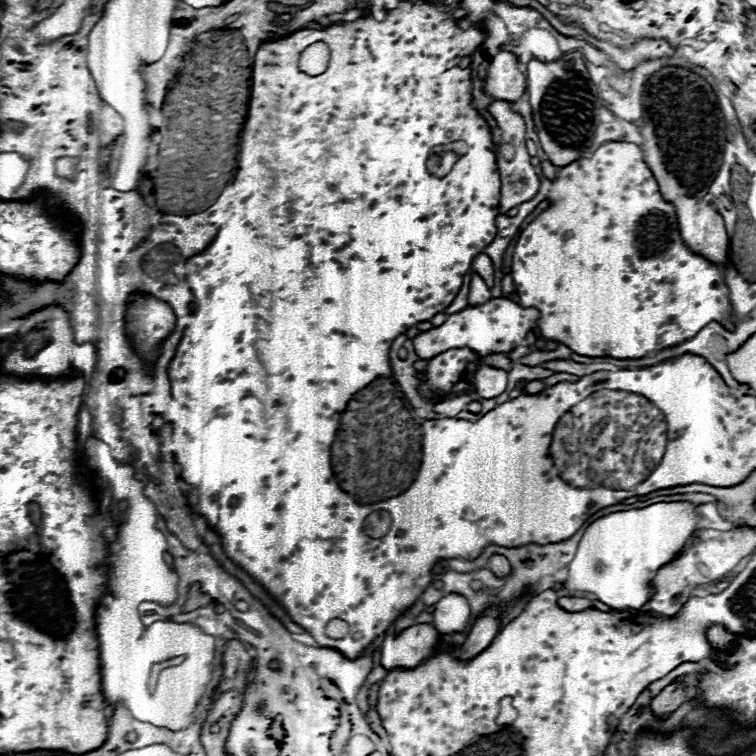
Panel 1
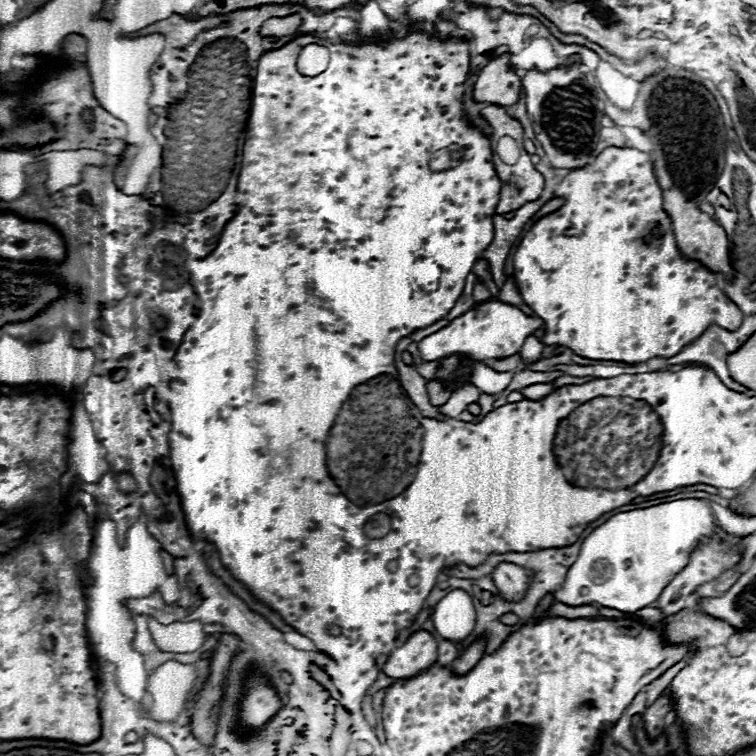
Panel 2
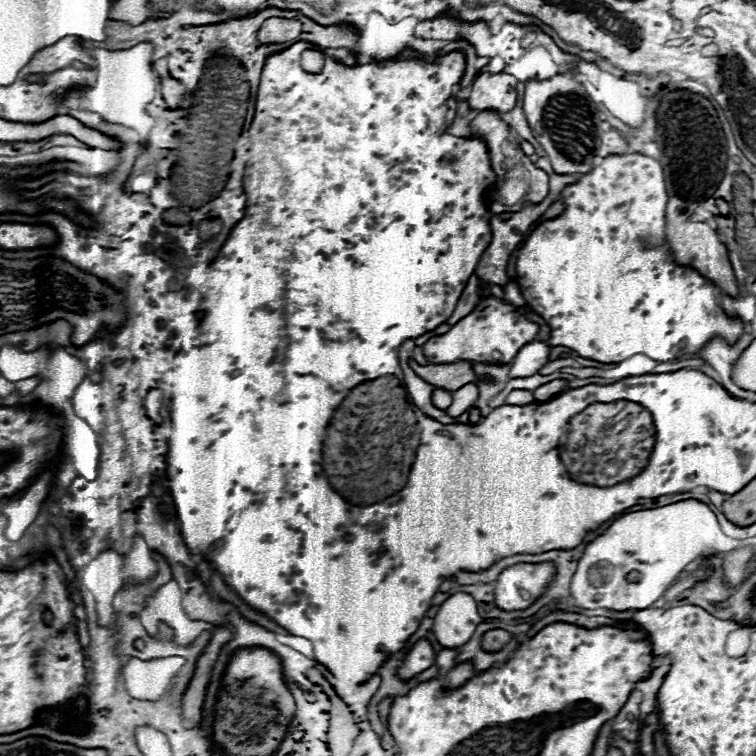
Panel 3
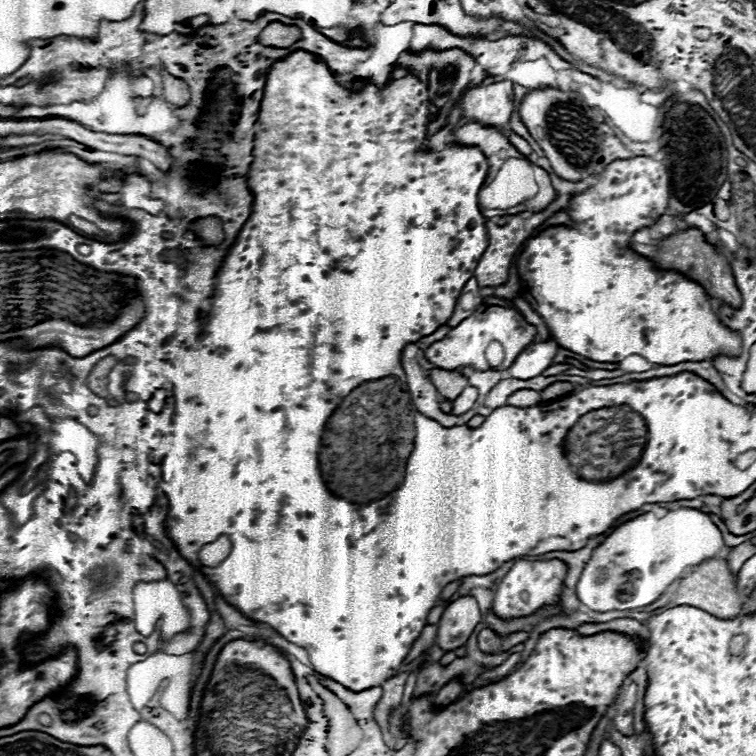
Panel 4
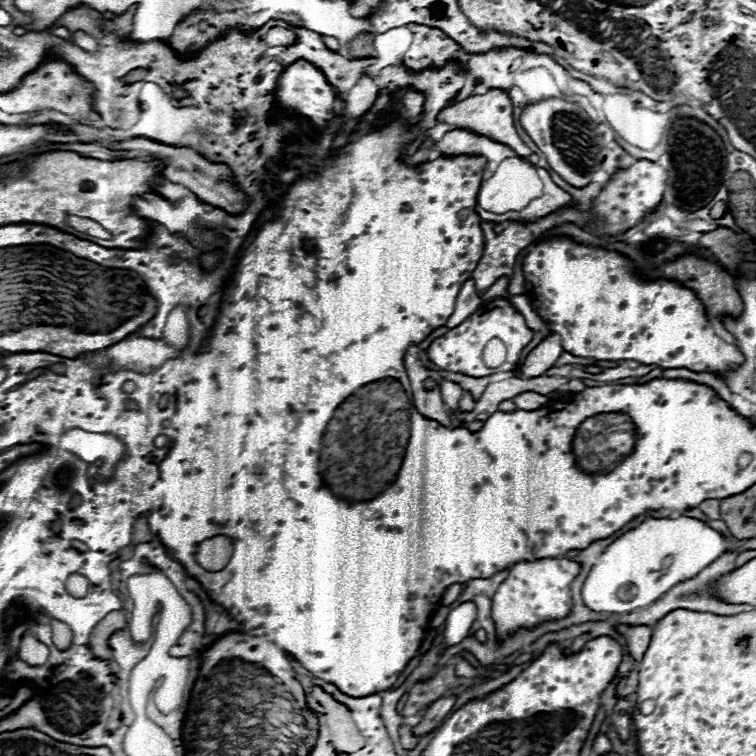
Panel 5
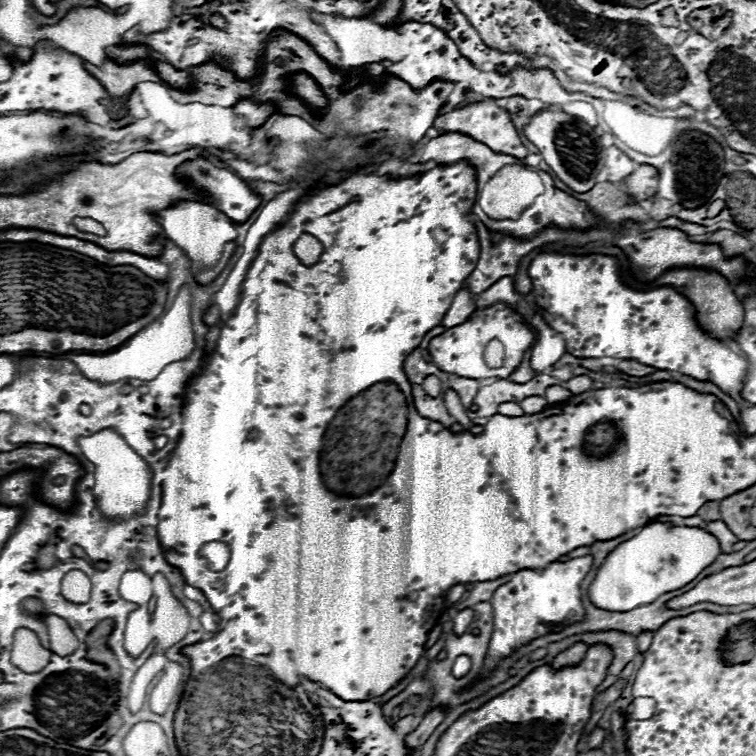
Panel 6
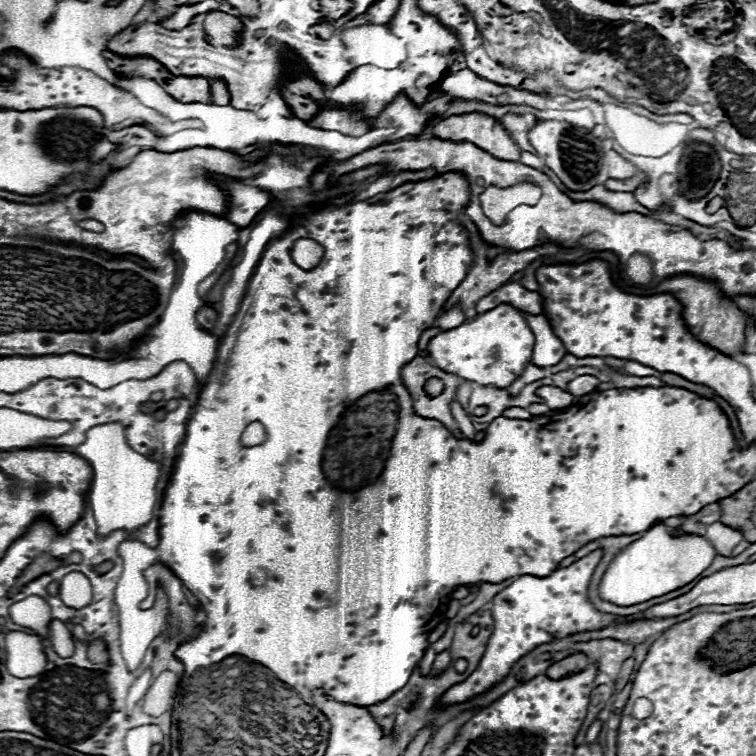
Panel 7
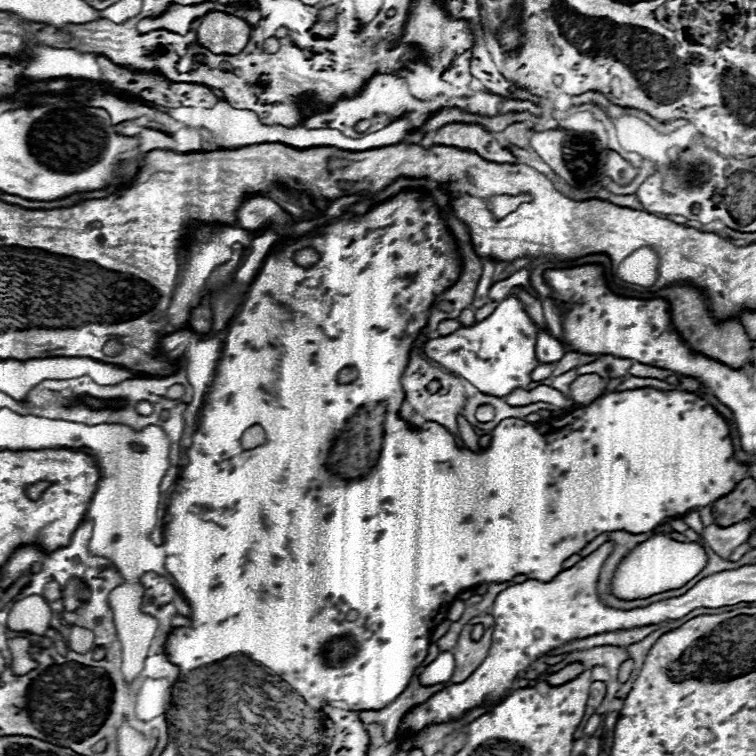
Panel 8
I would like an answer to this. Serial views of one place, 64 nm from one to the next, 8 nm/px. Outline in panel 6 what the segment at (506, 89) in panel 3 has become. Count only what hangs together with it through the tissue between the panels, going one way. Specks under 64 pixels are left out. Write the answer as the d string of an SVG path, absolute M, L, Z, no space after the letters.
M484 100L480 104L472 104L472 106L466 106L466 108L456 108L452 112L446 112L446 114L440 114L436 120L434 120L434 128L442 130L444 134L452 134L452 132L458 132L458 134L464 134L464 136L470 136L472 140L476 142L482 142L486 144L490 150L494 152L500 152L500 154L508 154L508 156L514 156L518 160L522 160L528 150L524 148L524 144L520 142L520 136L516 132L516 128L512 126L510 122L510 116L506 110L498 108L494 100Z

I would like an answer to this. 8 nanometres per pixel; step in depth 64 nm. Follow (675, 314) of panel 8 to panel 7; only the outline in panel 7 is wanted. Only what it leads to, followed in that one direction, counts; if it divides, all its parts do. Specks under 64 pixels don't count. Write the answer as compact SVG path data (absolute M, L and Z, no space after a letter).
M672 276L672 280L662 280L656 286L656 290L672 294L682 304L682 320L686 322L690 334L698 342L722 352L724 356L736 356L736 354L744 352L746 318L734 306L732 300L722 298L716 284L712 284L708 280L700 280L696 276Z

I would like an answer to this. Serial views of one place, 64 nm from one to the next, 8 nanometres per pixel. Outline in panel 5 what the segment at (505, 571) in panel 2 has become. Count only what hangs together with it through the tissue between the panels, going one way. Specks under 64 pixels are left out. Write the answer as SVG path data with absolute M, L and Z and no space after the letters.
M564 558L516 564L492 596L492 618L498 640L506 640L520 628L536 628L546 620L566 618L572 610L570 584L578 574L580 564Z

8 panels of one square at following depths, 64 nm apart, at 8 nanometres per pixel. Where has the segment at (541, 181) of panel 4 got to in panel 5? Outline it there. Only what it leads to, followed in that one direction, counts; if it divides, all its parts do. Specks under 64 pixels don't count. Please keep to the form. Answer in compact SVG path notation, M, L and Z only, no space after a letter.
M536 168L538 170L538 176L542 178L544 182L544 194L536 200L532 200L524 210L516 212L516 214L492 214L492 212L486 212L482 208L476 208L476 214L486 220L486 222L494 222L494 224L500 224L500 222L506 222L506 220L516 220L516 222L536 222L552 212L558 212L562 206L576 206L576 202L572 200L570 194L566 194L564 190L560 190L550 174L544 170L544 168Z

